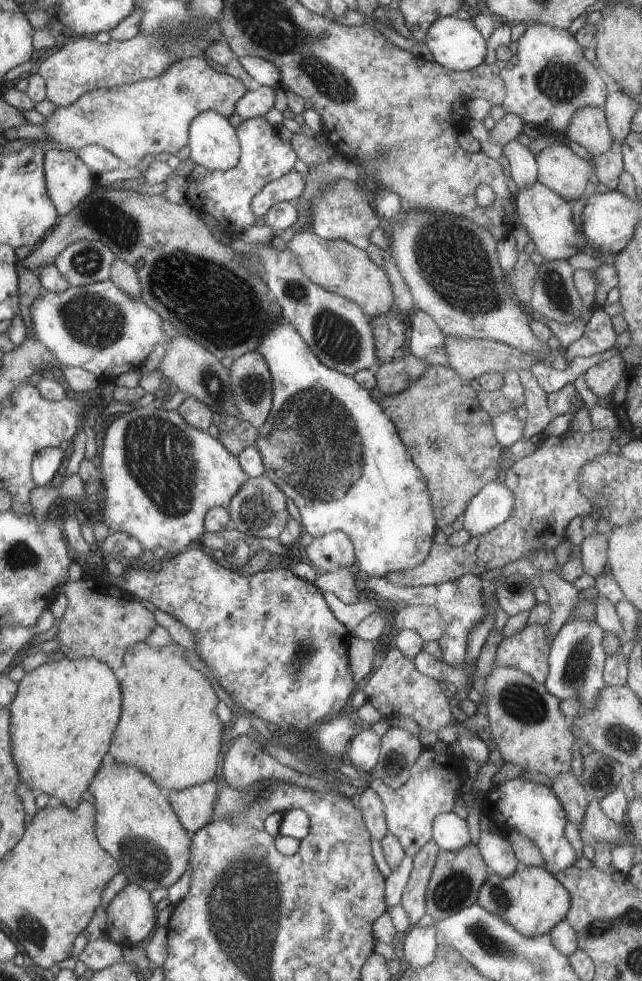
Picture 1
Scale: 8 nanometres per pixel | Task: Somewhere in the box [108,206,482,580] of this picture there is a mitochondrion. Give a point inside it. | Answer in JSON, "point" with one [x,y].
{"point":[316,443]}

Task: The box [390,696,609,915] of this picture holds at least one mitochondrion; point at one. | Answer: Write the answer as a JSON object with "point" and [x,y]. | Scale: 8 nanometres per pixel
{"point":[453,889]}

